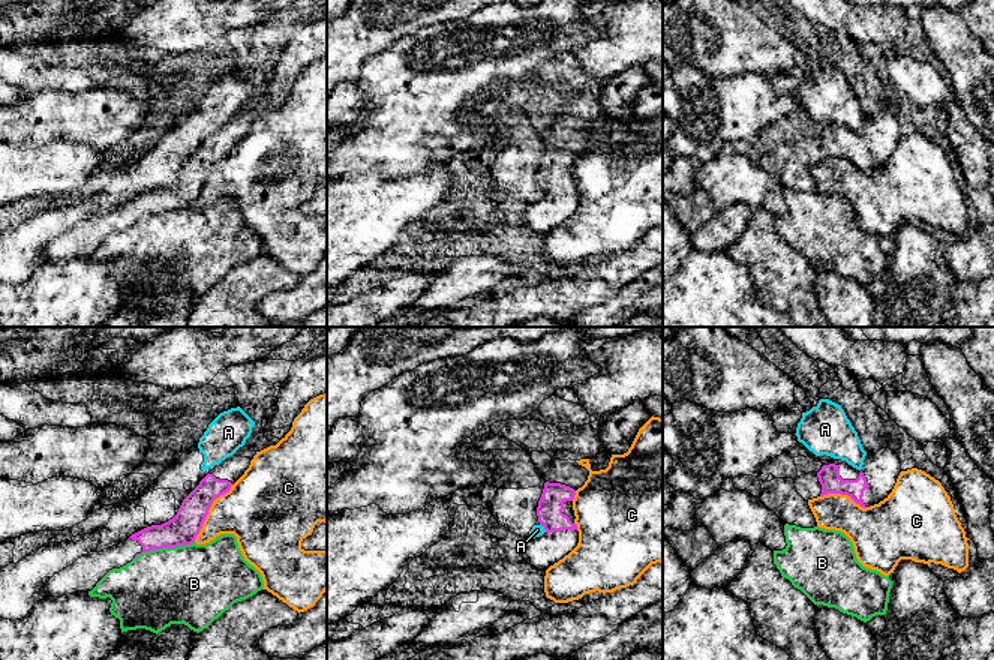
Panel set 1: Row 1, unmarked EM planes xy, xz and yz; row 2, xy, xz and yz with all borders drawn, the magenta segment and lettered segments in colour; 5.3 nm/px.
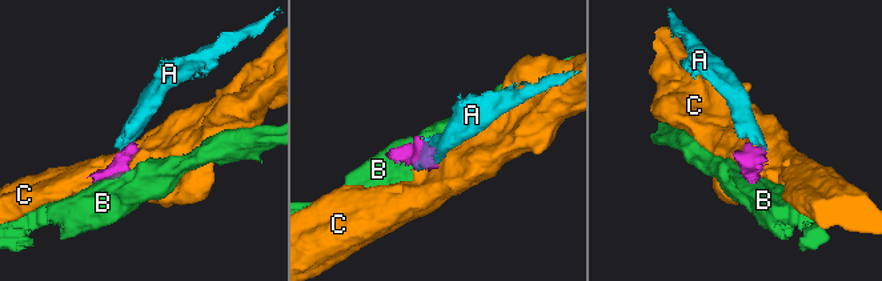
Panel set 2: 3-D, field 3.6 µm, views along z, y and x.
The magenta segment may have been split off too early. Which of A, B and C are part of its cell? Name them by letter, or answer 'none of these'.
none of these

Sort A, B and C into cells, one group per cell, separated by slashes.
A / B / C

